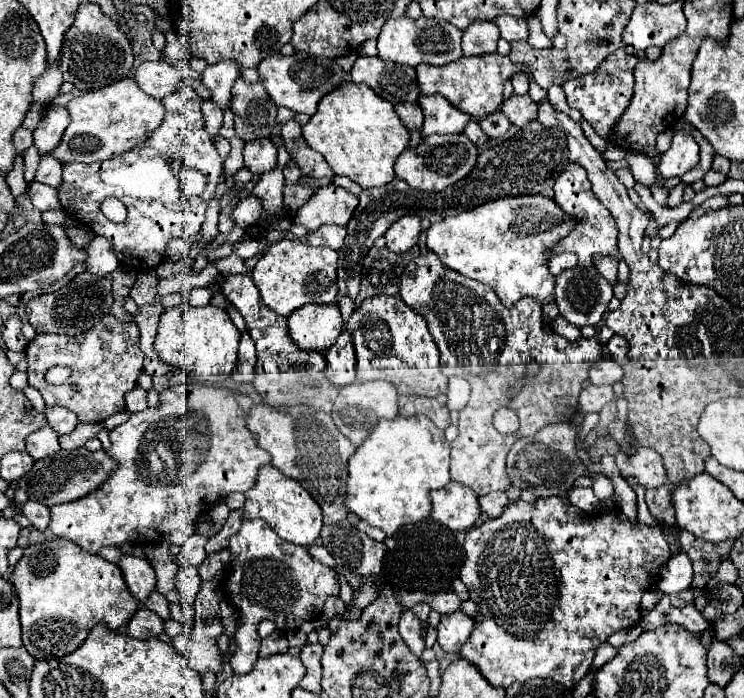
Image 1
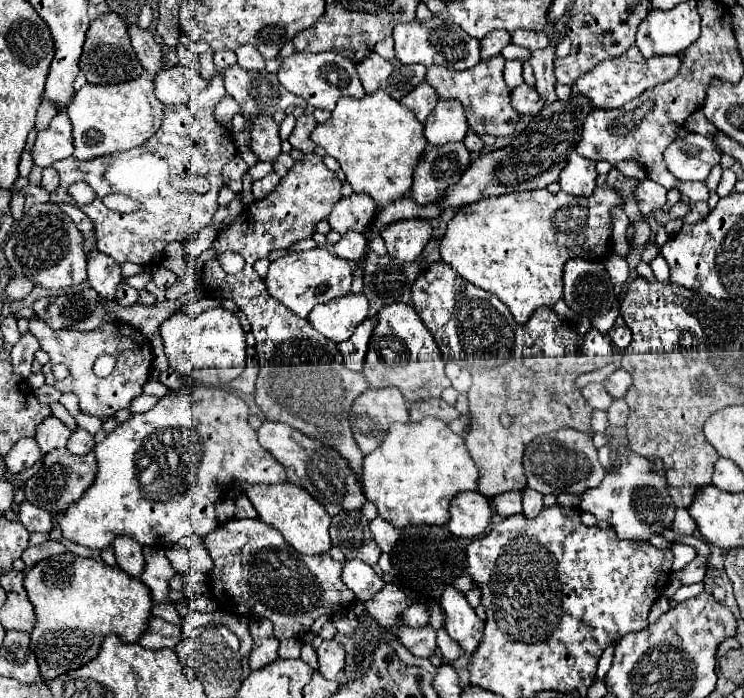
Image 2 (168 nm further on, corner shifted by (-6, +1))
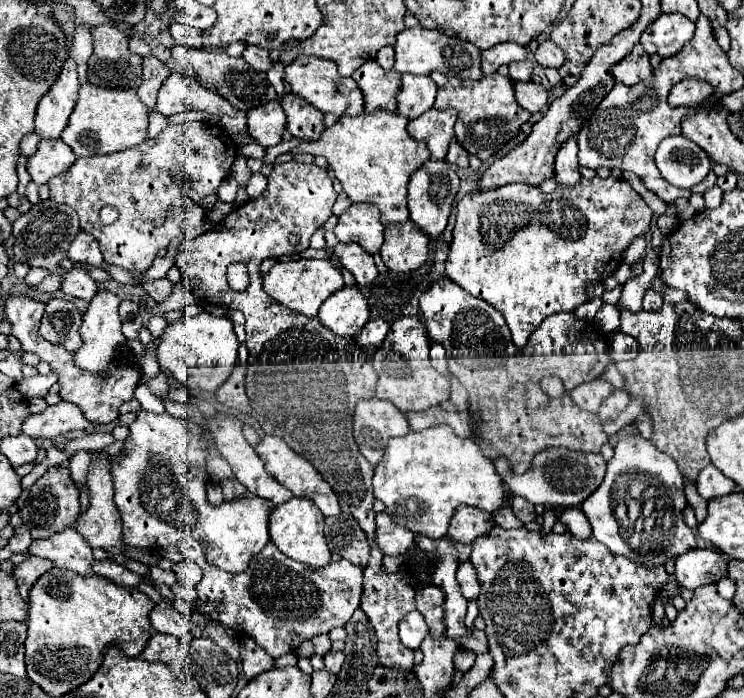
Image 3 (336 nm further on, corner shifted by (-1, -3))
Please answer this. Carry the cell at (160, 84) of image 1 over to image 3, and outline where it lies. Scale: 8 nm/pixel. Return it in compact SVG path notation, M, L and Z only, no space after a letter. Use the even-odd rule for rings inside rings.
M172 73L160 87L158 91L158 99L156 99L156 111L162 113L162 115L176 115L176 113L182 113L182 111L204 111L204 113L212 113L212 115L218 115L220 117L220 123L222 127L230 133L230 135L236 135L240 131L246 131L244 123L246 123L246 113L236 109L228 99L220 97L214 89L210 87L204 87L196 81L196 77L186 77L182 73Z

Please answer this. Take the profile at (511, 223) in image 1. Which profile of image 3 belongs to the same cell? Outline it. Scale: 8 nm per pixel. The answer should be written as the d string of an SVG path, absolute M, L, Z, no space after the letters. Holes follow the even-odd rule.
M582 179L574 189L556 187L552 193L542 193L540 187L524 187L522 183L512 183L508 187L478 191L466 195L458 203L458 215L452 231L452 243L446 259L446 277L458 283L464 291L480 297L502 311L512 339L518 347L524 347L530 333L538 329L544 317L560 311L574 311L574 307L586 303L584 285L588 281L608 279L622 261L622 253L628 243L650 231L652 209L646 201L624 181L624 179ZM508 209L520 209L524 223L508 227ZM546 221L556 221L556 233L546 225Z

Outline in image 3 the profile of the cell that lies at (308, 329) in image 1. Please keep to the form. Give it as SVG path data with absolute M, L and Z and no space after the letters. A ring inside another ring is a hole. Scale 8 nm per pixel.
M344 287L322 303L318 319L332 333L340 337L354 337L368 321L366 299L360 295L358 287Z

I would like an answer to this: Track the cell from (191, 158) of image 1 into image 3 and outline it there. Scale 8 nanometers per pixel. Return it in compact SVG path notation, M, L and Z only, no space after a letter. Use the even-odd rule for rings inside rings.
M200 121L172 125L162 129L158 137L146 139L144 143L132 149L124 149L112 155L76 159L66 173L56 175L48 181L50 199L56 203L66 203L78 213L80 229L96 237L106 263L118 265L134 273L142 273L158 257L158 251L166 249L182 233L182 229L194 229L206 221L206 211L198 203L198 199L204 199L214 189L214 183L210 187L206 185L206 179L224 179L230 173L231 166L238 155L238 148L228 134L226 135L221 129L218 130L217 127L213 128L202 125ZM104 205L110 205L118 211L118 219L112 225L102 225L98 219L98 211Z

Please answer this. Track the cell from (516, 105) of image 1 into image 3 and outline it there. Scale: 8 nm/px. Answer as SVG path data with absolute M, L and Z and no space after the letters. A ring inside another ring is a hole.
M532 81L528 83L514 83L514 93L516 93L516 101L522 109L536 113L540 111L546 101L548 101L548 91L542 85L536 85Z

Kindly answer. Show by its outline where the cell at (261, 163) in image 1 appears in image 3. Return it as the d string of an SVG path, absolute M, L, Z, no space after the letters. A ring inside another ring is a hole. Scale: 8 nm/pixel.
M268 103L266 107L256 107L246 113L248 117L248 135L254 143L262 147L278 145L286 129L286 115L280 103Z

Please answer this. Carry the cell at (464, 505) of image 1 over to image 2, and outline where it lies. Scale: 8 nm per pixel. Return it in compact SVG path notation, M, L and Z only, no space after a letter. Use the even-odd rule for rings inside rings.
M459 493L451 501L451 521L449 531L457 537L479 537L485 533L493 509L489 499L485 499L481 493Z

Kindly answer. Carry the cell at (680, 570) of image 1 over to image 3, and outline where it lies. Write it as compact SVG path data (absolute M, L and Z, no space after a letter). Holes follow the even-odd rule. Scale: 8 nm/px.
M696 547L692 551L686 551L676 559L676 579L684 589L696 589L700 585L718 583L726 575L728 557L720 555L718 551L710 547Z

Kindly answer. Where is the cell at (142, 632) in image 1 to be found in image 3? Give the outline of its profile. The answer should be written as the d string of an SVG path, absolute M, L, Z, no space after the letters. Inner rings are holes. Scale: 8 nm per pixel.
M154 633L150 641L146 643L146 649L142 651L142 659L146 661L162 661L170 663L176 659L180 647L180 639L176 635L166 635L166 633Z

